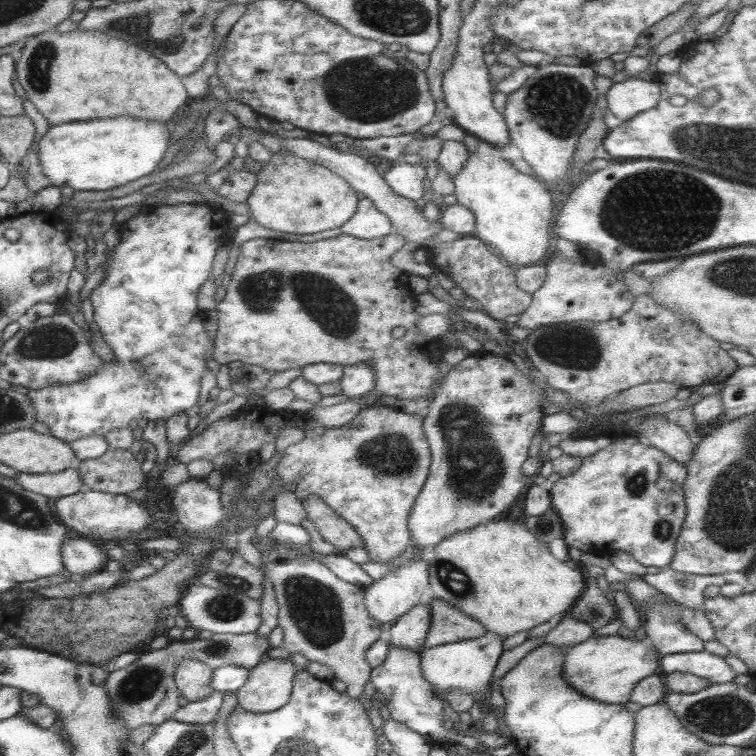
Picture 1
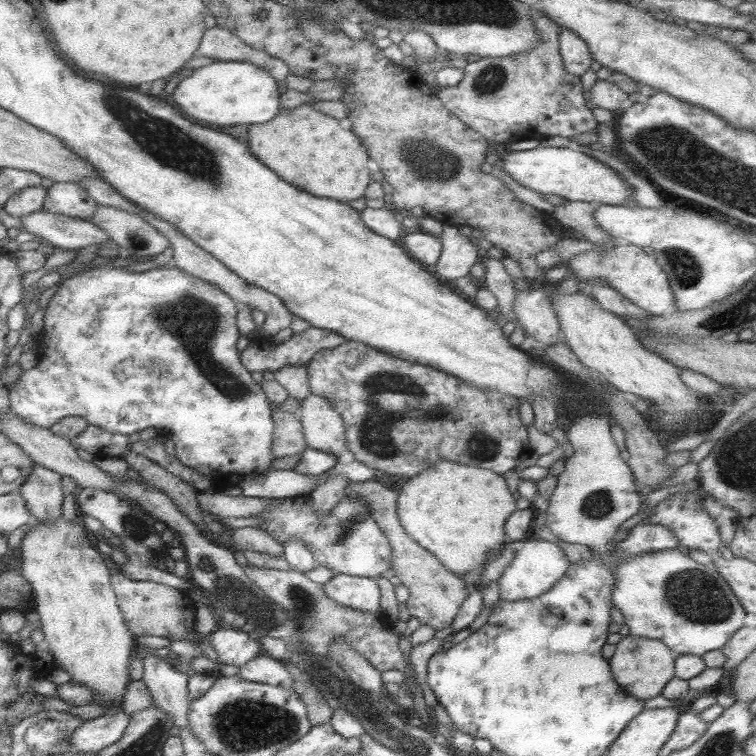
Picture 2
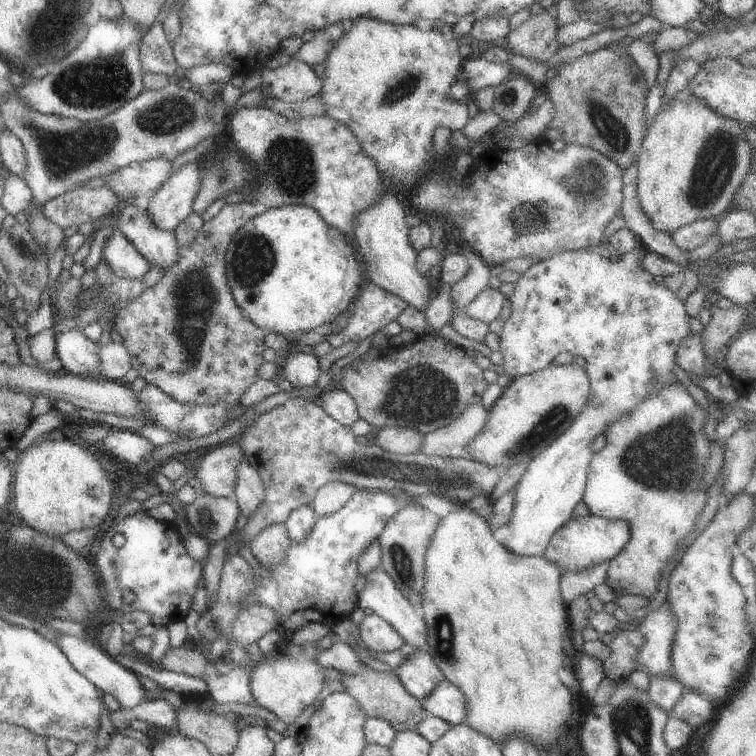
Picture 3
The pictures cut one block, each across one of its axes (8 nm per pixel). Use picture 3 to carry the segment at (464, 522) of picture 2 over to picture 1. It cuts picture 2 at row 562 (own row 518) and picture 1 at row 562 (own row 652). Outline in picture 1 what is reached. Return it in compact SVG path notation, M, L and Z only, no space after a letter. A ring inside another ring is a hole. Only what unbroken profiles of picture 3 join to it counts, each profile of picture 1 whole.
M491 521L485 526L473 526L467 531L451 535L428 549L423 554L423 559L428 562L428 581L432 598L448 602L475 622L480 622L486 632L501 638L564 617L584 589L584 577L579 565L555 560L553 556L549 556L547 544L539 542L539 539L529 534L523 526L509 522Z

